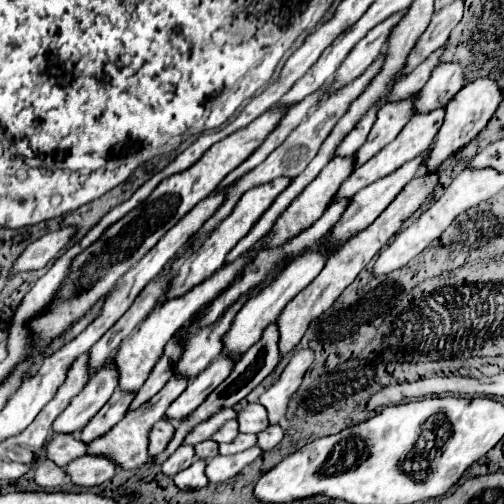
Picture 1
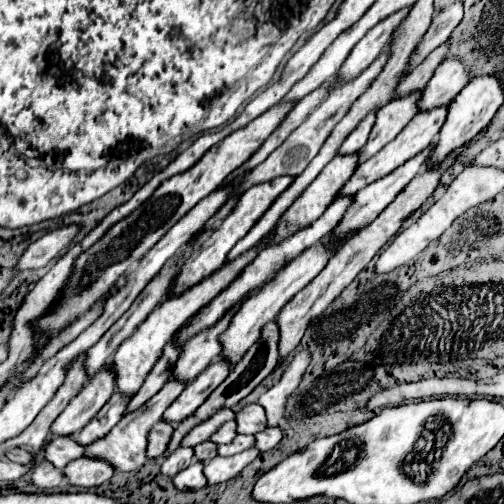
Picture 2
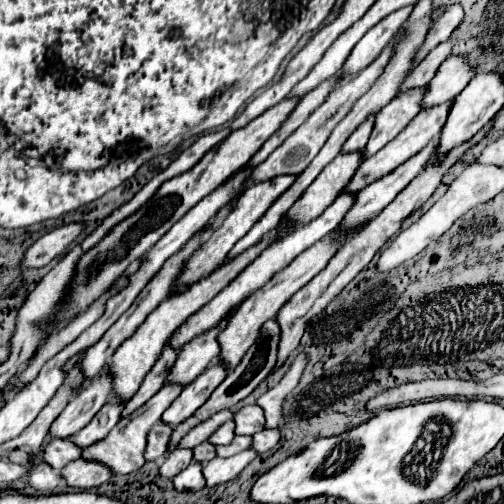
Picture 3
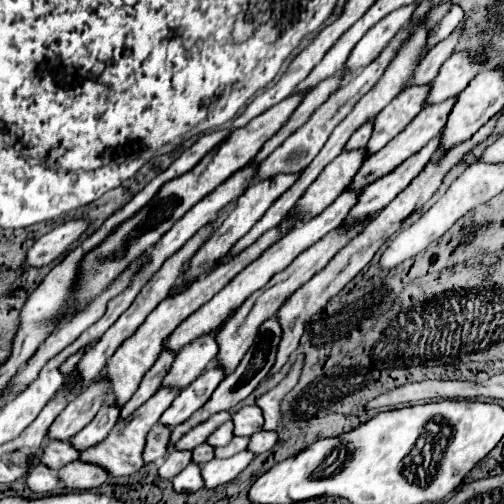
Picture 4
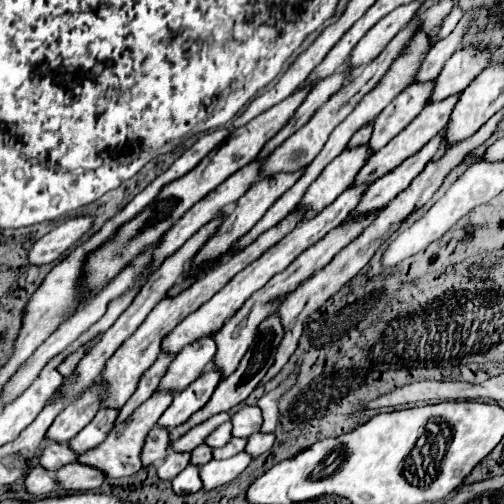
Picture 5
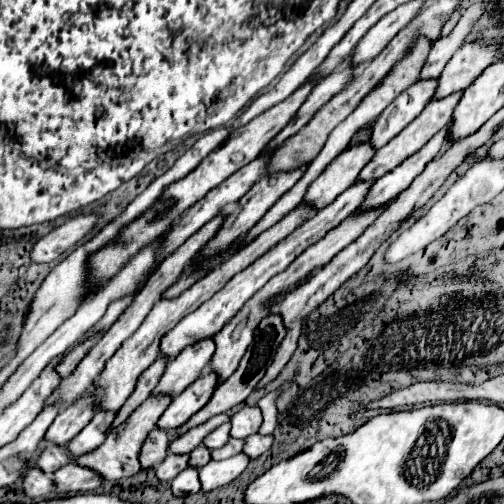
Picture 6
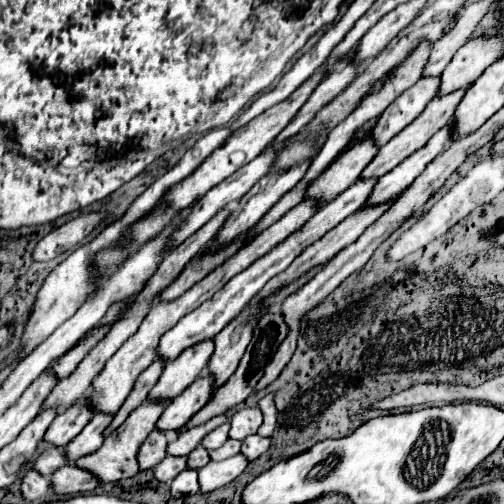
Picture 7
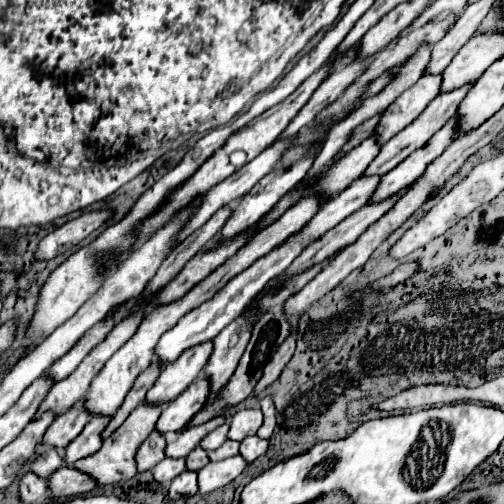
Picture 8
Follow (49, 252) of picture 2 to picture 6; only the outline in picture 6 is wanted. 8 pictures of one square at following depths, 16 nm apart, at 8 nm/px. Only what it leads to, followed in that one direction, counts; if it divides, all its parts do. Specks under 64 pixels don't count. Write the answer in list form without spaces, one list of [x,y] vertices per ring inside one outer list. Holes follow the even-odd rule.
[[[76,216],[66,220],[62,226],[54,228],[34,244],[30,252],[30,260],[36,264],[56,260],[58,256],[62,256],[66,250],[74,248],[80,242],[92,230],[94,222],[96,216]]]

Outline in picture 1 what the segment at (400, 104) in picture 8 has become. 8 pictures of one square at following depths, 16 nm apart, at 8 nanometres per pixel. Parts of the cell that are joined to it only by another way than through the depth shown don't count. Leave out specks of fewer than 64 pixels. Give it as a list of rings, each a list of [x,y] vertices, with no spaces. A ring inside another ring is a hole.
[[[412,100],[396,102],[396,104],[384,104],[380,108],[378,118],[368,134],[368,140],[364,146],[354,154],[356,156],[356,168],[360,168],[364,162],[368,162],[372,156],[376,156],[392,138],[398,136],[398,132],[404,128],[404,124],[412,118]]]

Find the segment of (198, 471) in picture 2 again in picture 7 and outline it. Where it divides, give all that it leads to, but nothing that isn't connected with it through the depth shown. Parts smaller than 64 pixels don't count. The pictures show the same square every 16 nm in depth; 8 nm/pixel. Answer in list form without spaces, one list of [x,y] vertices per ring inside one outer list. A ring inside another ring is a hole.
[[[186,468],[184,472],[180,472],[172,484],[170,484],[170,492],[172,496],[188,496],[188,494],[196,494],[200,490],[200,484],[198,484],[198,470],[194,468]]]

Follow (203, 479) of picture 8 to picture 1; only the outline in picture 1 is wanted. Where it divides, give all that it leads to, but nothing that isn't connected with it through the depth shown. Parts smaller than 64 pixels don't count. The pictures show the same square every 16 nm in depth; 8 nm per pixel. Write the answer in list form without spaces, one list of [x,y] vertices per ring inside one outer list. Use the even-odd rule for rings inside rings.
[[[252,446],[244,452],[232,454],[232,456],[216,456],[206,466],[206,476],[210,482],[224,482],[232,476],[236,476],[248,462],[254,462],[258,456],[262,456],[264,450],[260,446]]]

